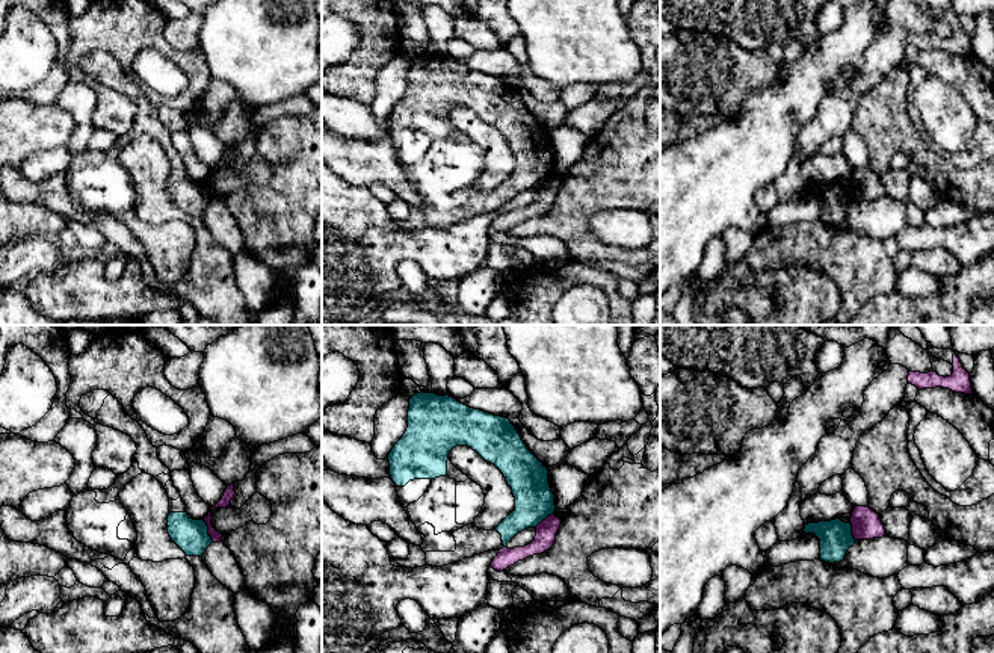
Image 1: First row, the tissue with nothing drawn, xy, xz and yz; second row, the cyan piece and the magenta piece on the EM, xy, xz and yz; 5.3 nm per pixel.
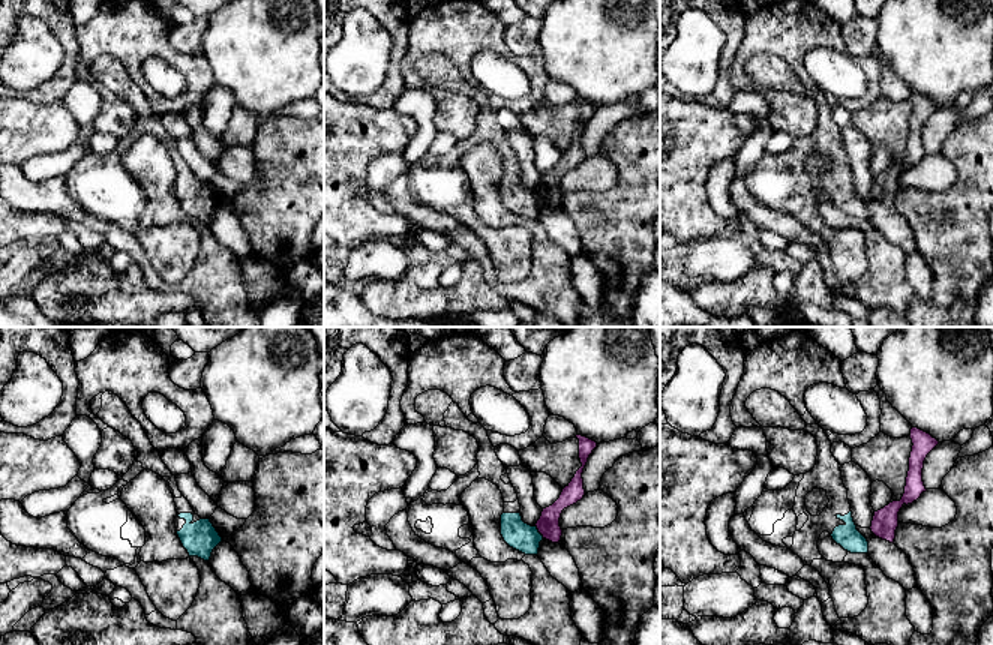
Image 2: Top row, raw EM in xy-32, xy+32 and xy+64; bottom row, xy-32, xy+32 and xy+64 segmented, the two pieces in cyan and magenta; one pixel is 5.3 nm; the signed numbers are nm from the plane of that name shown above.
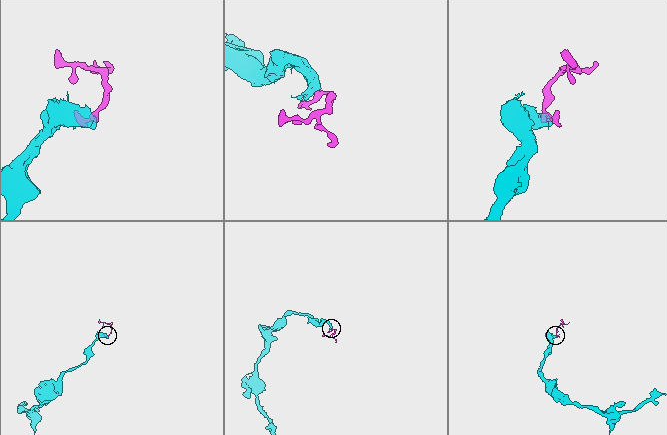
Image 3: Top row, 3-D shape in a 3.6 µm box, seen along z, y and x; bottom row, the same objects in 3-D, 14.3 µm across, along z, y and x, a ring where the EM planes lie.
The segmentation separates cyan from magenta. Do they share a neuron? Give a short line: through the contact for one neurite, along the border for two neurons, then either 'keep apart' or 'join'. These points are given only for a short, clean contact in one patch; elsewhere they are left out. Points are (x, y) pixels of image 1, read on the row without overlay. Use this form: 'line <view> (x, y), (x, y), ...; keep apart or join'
keep apart

